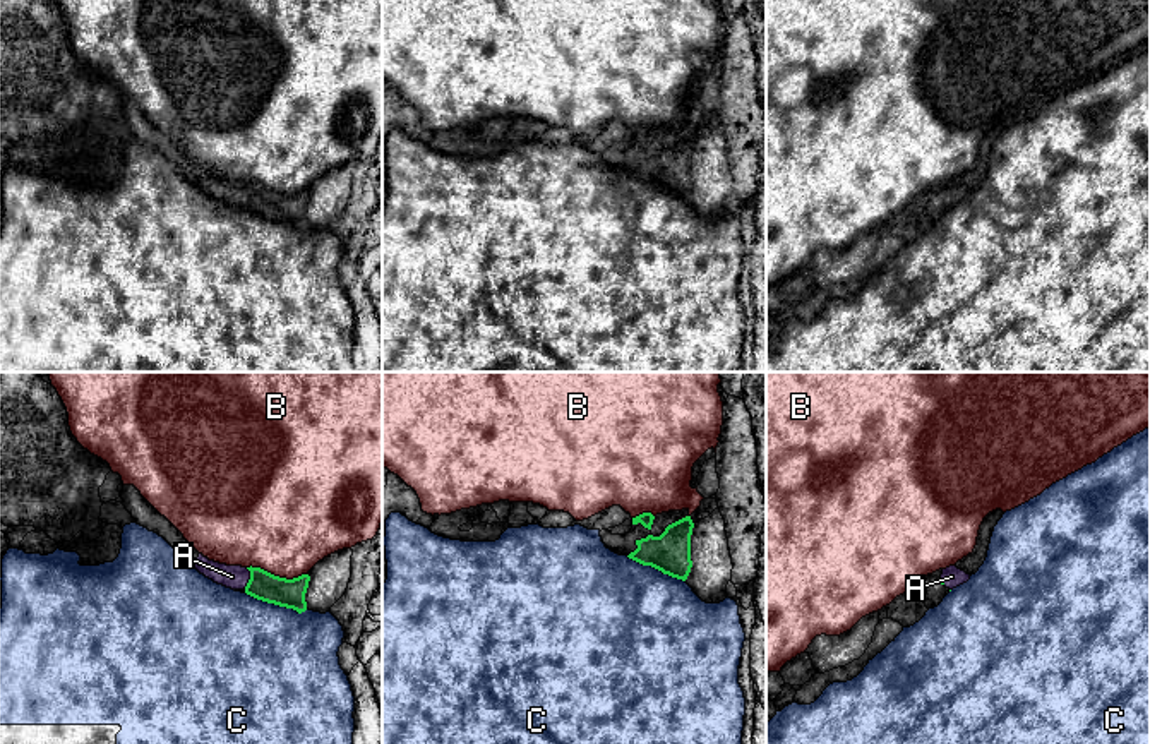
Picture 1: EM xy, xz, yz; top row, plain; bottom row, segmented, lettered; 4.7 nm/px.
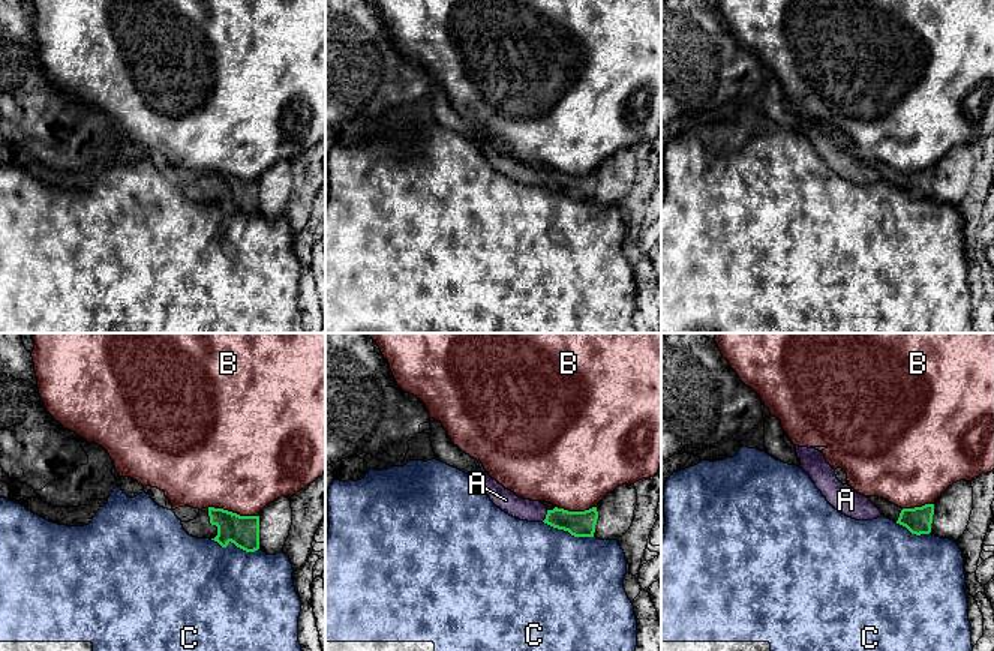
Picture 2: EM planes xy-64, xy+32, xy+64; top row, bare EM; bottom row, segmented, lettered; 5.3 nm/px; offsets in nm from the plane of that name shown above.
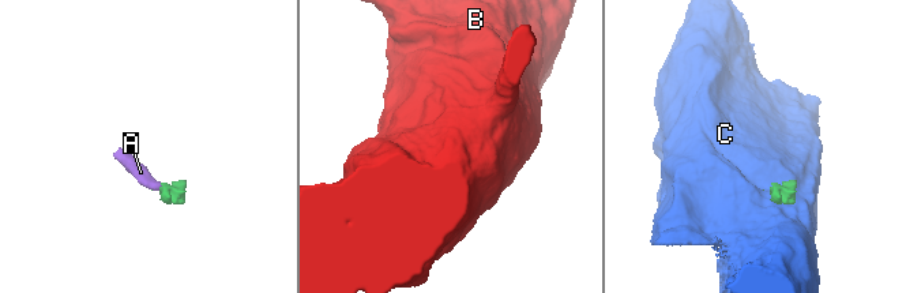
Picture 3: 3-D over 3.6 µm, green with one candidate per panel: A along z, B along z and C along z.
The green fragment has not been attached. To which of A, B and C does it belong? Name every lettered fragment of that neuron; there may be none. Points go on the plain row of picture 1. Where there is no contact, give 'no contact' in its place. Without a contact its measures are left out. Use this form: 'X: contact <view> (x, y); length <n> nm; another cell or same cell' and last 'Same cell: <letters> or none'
A: contact xy (251, 194); length 100 nm; same cell
B: contact xy (278, 192); length 300 nm; another cell
C: contact xy (276, 220); length 300 nm; another cell
Same cell: A

